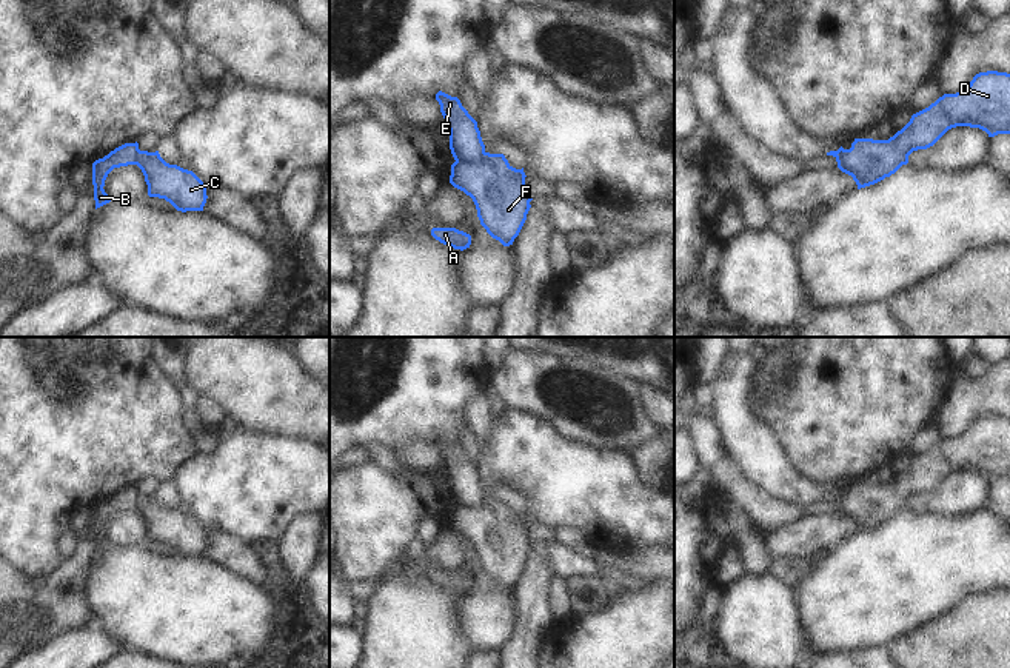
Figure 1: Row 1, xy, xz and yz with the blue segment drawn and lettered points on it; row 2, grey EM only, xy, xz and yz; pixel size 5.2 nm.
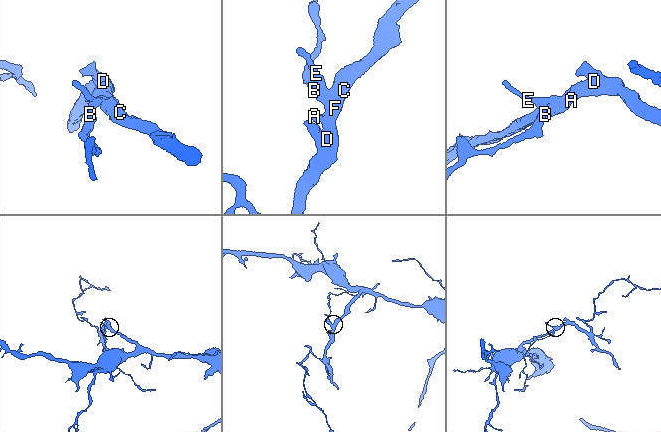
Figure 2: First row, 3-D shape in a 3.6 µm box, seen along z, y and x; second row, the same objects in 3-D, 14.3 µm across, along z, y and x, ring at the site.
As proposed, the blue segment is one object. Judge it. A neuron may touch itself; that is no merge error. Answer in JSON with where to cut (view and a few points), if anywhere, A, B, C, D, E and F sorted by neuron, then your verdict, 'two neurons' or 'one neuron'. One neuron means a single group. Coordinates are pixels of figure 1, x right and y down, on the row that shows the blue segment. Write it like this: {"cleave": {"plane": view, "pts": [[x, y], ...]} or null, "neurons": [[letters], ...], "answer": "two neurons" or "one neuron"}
{"cleave": {"plane": "xz", "pts": [[485, 153], [478, 165], [456, 159]]}, "neurons": [["A", "C", "D", "F"], ["B", "E"]], "answer": "two neurons"}

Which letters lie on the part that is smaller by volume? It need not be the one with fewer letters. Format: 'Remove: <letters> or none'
Remove: B, E.

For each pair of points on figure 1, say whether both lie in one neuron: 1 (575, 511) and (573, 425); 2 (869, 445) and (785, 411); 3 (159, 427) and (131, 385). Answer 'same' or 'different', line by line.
1: different
2: same
3: same

